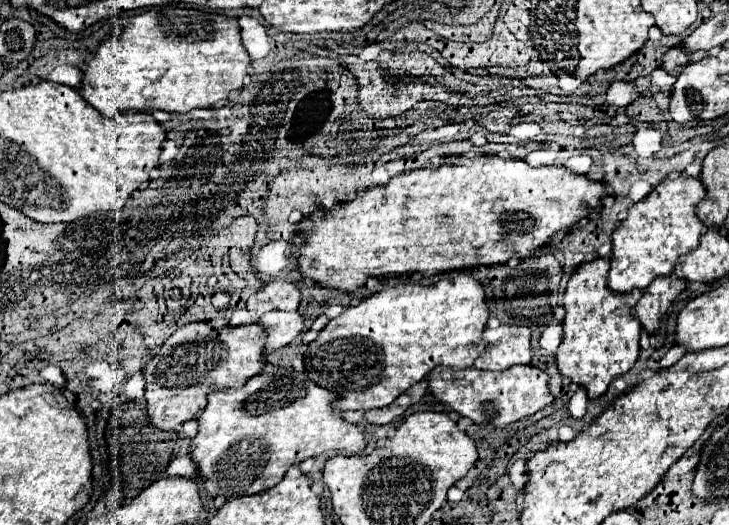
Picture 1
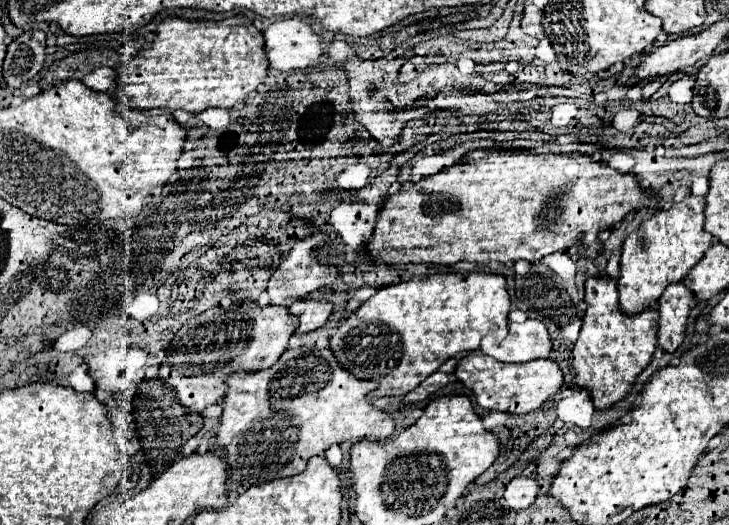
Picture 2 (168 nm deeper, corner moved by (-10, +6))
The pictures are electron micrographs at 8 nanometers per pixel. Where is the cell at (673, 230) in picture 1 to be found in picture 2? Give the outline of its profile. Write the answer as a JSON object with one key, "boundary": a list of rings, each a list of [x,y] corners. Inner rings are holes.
{"boundary":[[[688,194],[684,200],[674,202],[670,210],[656,210],[652,218],[644,220],[622,246],[618,294],[622,312],[640,312],[646,304],[656,302],[666,284],[680,282],[690,268],[712,246],[712,234],[704,230],[704,196]]]}

